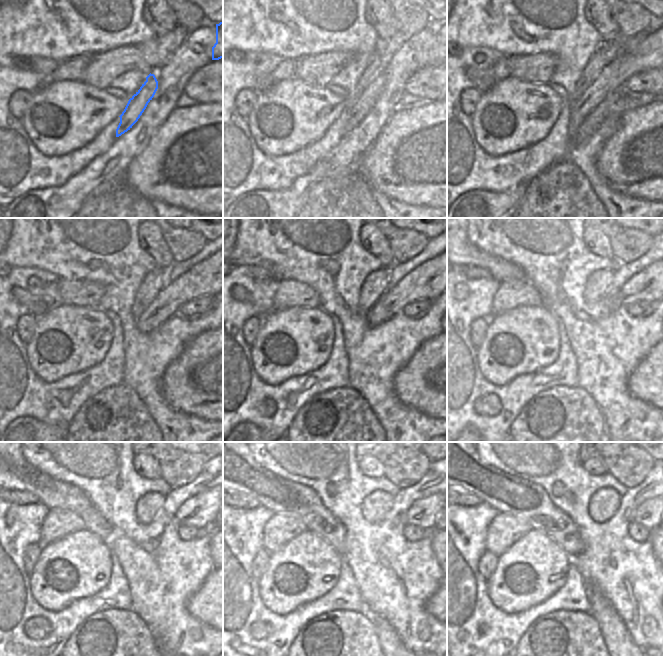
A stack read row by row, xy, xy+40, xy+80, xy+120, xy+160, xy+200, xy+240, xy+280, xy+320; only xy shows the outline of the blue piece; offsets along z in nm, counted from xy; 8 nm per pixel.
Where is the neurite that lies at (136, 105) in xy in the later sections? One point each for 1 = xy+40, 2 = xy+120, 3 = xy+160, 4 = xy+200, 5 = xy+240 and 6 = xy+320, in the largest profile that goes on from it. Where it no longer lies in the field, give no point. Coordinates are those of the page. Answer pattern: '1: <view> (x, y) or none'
1: xy+40 (368, 98)
2: xy+120 (202, 280)
3: xy+160 (426, 282)
4: xy+200 (649, 285)
5: xy+240 (199, 511)
6: xy+320 (649, 514)

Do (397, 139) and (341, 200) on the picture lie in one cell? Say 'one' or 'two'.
two

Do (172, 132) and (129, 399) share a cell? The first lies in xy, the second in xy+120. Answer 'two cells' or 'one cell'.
two cells

